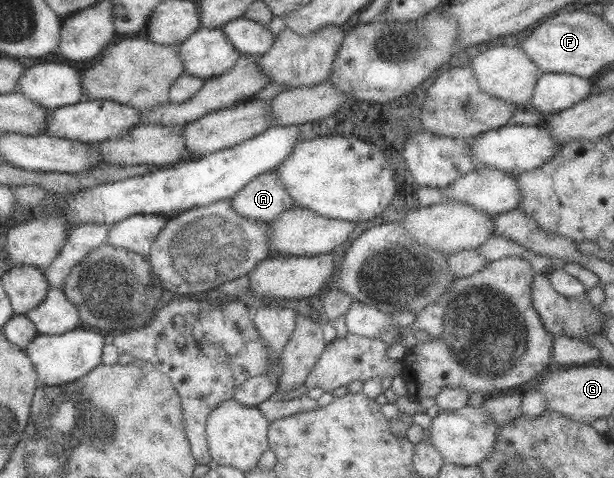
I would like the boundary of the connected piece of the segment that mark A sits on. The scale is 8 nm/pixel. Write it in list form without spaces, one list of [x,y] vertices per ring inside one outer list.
[[[275,169],[256,175],[247,185],[244,185],[233,197],[229,199],[232,208],[242,217],[264,222],[273,221],[279,217],[283,210],[293,208],[294,201],[288,195],[284,185],[279,181],[280,177],[276,174]]]

